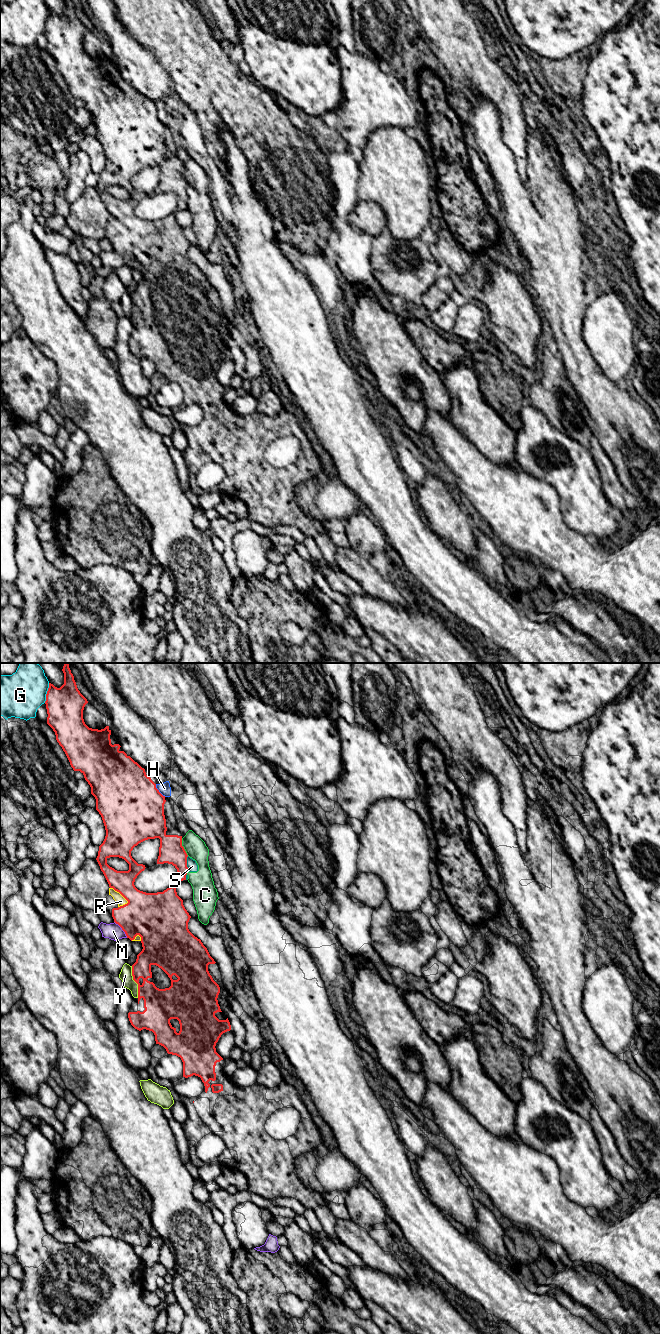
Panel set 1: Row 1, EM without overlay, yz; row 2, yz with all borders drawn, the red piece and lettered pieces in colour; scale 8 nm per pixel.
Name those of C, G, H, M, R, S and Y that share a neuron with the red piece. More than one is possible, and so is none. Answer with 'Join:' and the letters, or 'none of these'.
Join: R

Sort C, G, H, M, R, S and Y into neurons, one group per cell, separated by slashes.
C H S / G / M / R / Y

